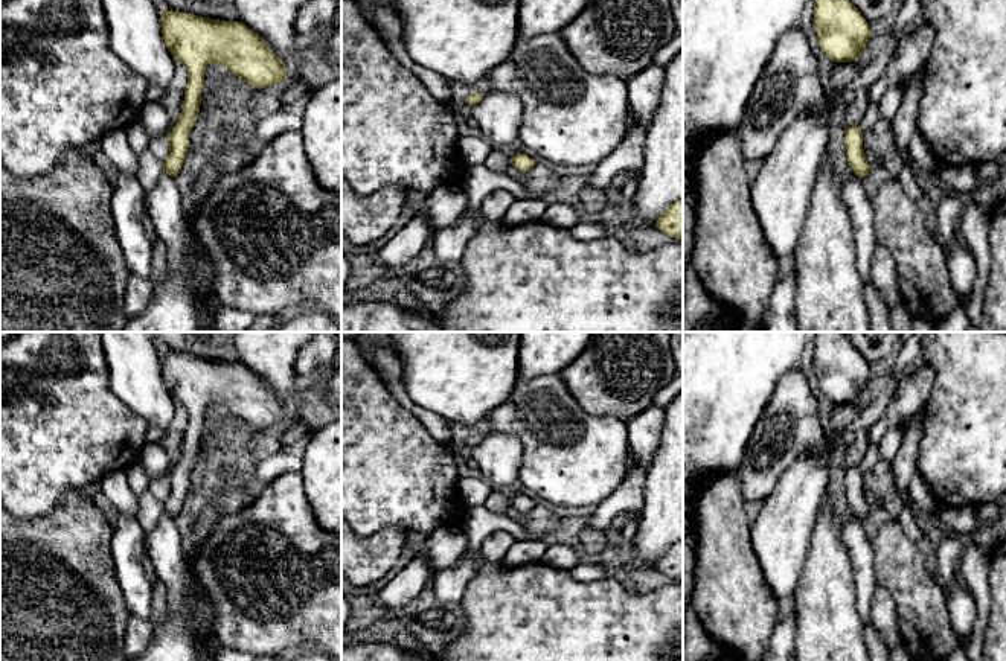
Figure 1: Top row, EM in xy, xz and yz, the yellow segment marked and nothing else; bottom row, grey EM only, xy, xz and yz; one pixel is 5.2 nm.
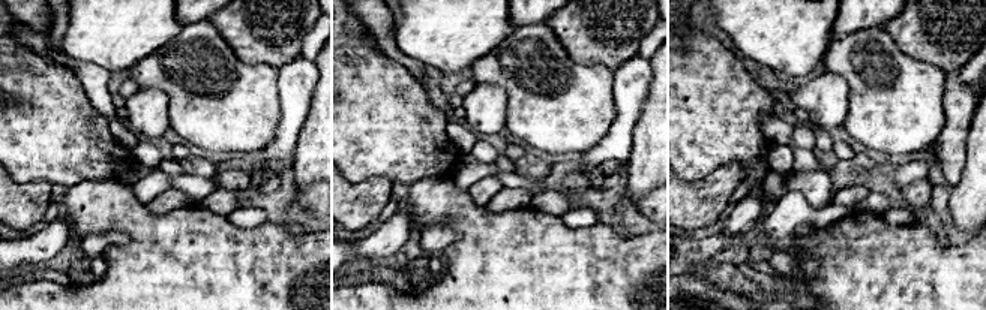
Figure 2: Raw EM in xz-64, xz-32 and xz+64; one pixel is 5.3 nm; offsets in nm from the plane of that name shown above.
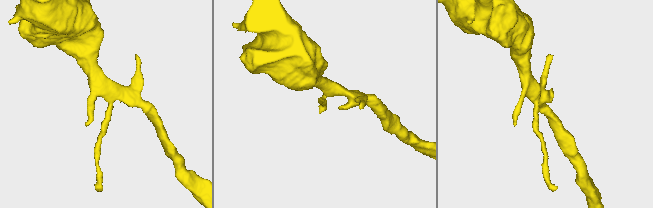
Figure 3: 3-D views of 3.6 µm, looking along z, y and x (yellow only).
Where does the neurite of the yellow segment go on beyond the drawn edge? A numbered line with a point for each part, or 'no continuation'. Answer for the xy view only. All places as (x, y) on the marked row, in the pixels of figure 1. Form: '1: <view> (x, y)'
no continuation

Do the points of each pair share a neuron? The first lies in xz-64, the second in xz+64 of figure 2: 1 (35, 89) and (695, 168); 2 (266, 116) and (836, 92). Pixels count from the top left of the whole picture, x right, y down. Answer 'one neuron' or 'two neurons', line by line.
1: one neuron
2: two neurons

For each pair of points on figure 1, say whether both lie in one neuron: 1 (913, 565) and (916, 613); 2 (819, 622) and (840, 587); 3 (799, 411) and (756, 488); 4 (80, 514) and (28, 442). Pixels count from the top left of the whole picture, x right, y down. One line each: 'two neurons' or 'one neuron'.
1: one neuron
2: one neuron
3: one neuron
4: two neurons

